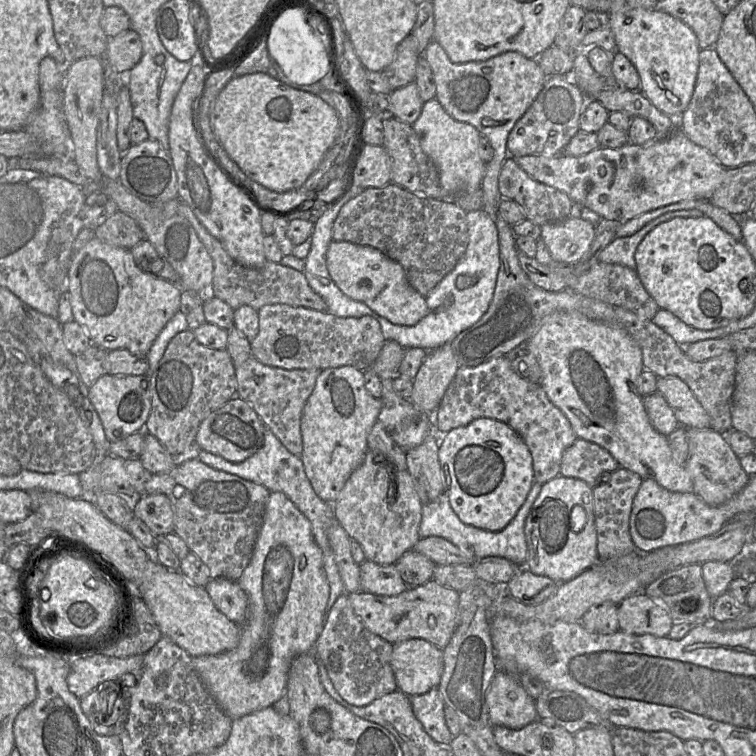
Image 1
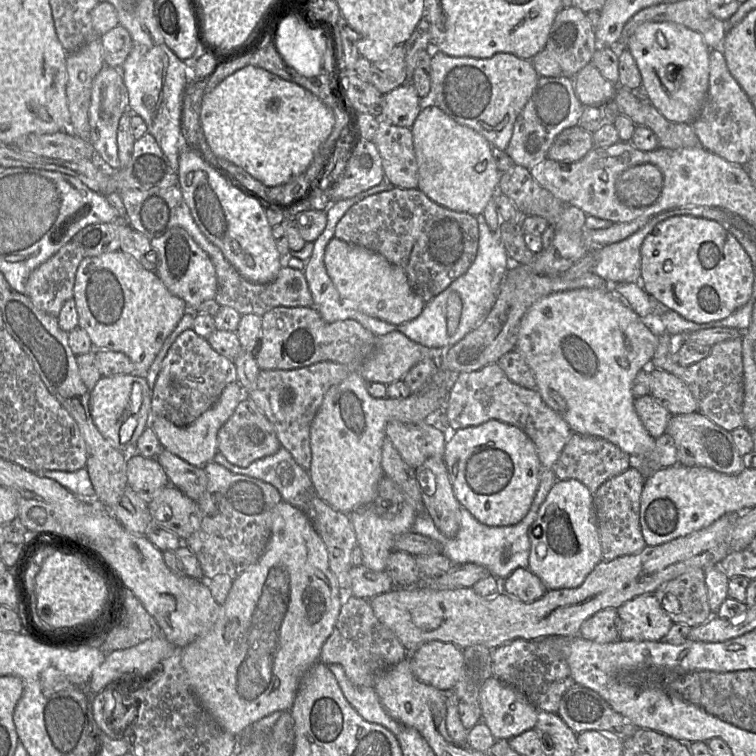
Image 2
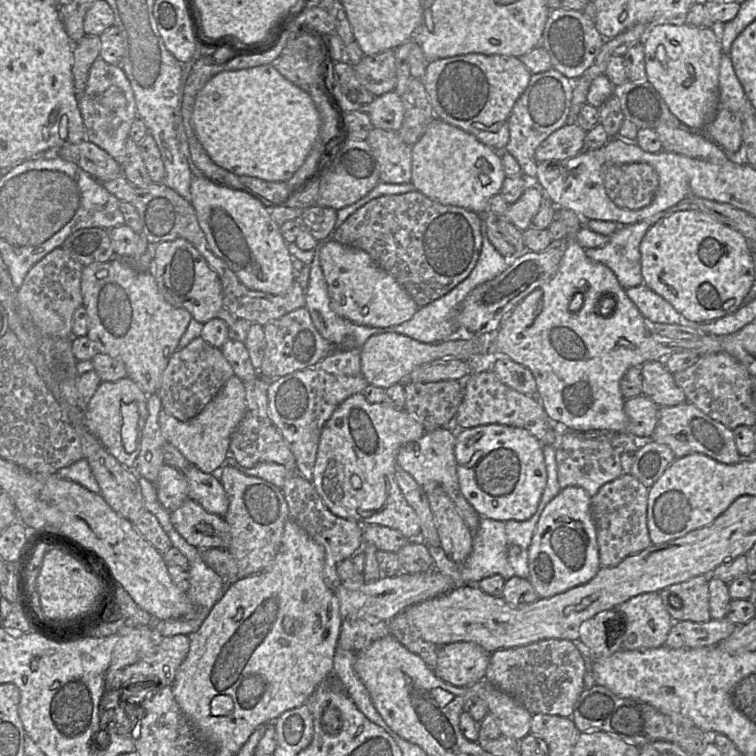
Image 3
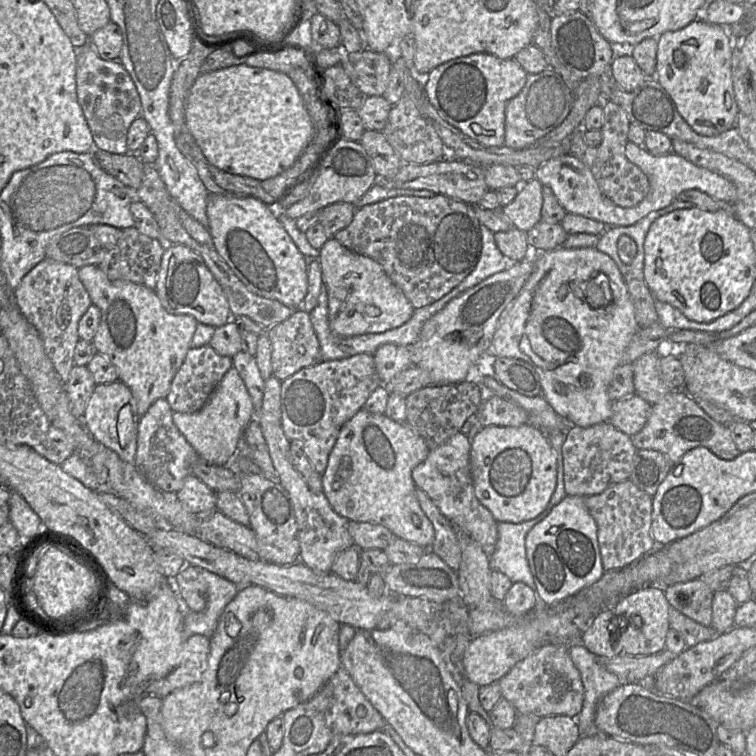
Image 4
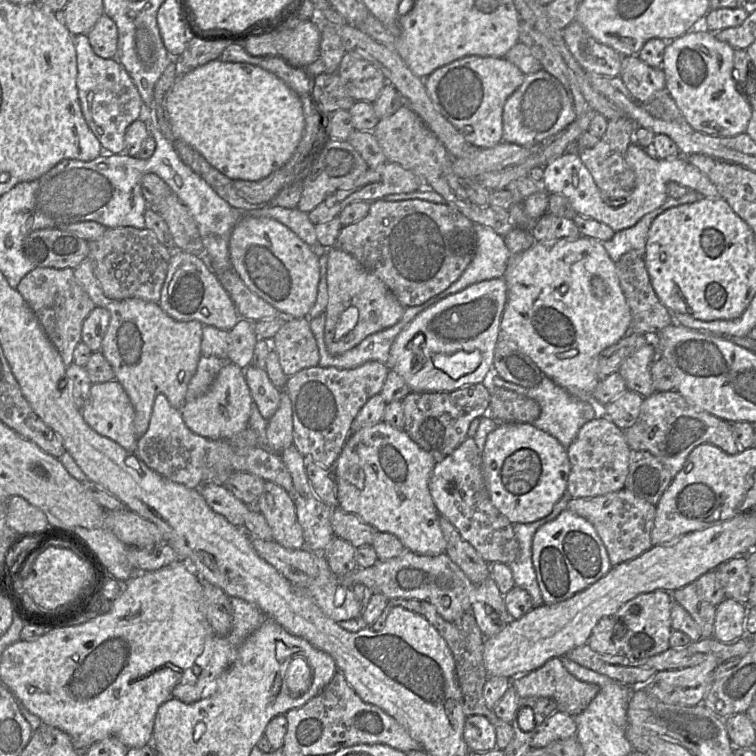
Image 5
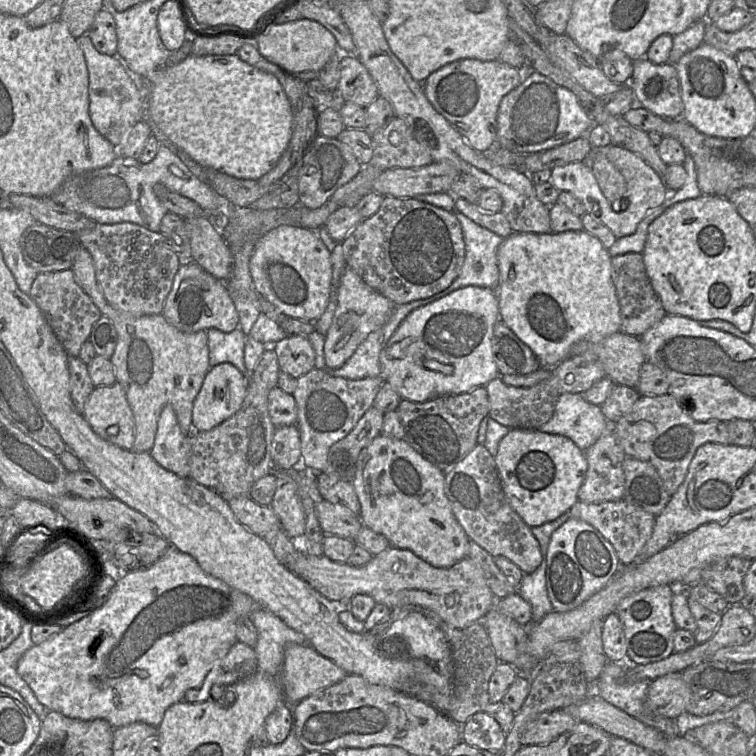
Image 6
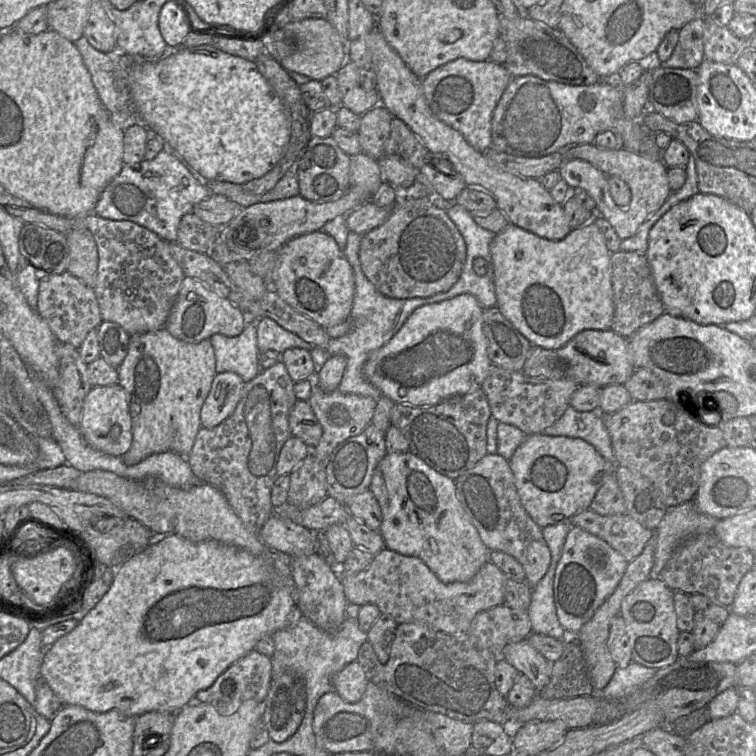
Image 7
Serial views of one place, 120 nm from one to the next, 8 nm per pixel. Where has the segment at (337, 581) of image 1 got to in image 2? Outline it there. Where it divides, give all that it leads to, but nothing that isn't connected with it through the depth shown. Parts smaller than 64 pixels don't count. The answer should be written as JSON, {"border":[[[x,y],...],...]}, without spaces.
{"border":[[[282,446],[275,454],[256,460],[245,468],[232,465],[220,453],[212,461],[233,474],[245,475],[272,485],[284,502],[305,514],[309,510],[309,502],[317,496],[308,472]]]}

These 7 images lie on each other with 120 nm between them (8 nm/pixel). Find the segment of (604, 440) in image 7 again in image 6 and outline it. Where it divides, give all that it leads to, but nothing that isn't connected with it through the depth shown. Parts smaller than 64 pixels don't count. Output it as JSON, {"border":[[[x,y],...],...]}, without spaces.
{"border":[[[564,393],[557,401],[551,419],[539,430],[565,436],[585,451],[604,433],[611,431],[611,424],[601,406],[588,402],[583,394]]]}

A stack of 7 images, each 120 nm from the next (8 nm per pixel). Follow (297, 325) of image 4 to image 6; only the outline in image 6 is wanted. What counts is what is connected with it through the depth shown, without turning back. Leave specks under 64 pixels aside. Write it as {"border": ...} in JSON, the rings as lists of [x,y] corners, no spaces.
{"border":[[[288,335],[272,347],[280,370],[296,379],[315,368],[315,351],[308,336]]]}

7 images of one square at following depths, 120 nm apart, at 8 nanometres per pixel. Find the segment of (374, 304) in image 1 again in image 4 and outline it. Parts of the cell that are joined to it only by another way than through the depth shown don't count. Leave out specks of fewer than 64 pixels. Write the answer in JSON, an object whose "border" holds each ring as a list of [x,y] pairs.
{"border":[[[334,237],[329,238],[320,248],[318,259],[327,290],[328,321],[333,333],[344,337],[382,333],[400,327],[411,318],[415,308],[375,260],[347,249]]]}

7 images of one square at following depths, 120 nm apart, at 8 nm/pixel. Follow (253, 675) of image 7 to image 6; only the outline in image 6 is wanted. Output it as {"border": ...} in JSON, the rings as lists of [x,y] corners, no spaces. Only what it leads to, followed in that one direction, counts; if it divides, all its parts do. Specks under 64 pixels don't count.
{"border":[[[236,642],[226,656],[217,661],[200,688],[195,688],[193,703],[208,700],[214,685],[233,685],[258,672],[257,655],[253,647]]]}

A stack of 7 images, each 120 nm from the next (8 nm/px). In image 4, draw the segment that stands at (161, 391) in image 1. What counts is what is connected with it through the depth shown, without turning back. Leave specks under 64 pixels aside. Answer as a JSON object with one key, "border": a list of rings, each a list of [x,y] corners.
{"border":[[[210,344],[198,348],[191,347],[183,364],[174,376],[166,397],[172,411],[191,414],[202,409],[231,367],[233,367],[232,358],[220,355]]]}

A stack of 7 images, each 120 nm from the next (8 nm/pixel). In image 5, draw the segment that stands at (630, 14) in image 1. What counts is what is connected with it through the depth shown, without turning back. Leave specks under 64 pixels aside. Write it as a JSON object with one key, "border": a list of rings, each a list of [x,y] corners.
{"border":[[[693,30],[667,41],[661,69],[665,73],[666,90],[675,100],[682,115],[696,131],[713,137],[734,137],[745,133],[752,116],[750,103],[734,80],[734,48],[716,39],[708,30]]]}

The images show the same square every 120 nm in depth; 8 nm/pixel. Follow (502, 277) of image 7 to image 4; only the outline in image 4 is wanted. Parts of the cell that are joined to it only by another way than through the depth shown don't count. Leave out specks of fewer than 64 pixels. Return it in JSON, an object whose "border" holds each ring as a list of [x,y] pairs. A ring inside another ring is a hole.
{"border":[[[559,247],[537,254],[525,285],[499,317],[498,327],[486,353],[529,363],[539,375],[542,395],[554,410],[570,425],[588,427],[610,421],[613,402],[608,395],[608,388],[614,370],[622,363],[626,346],[638,330],[627,284],[615,262],[596,248]],[[600,274],[608,278],[612,304],[604,309],[594,309],[586,304],[586,284],[590,281],[597,283],[596,276]],[[574,281],[584,281],[583,300],[573,292]]]}

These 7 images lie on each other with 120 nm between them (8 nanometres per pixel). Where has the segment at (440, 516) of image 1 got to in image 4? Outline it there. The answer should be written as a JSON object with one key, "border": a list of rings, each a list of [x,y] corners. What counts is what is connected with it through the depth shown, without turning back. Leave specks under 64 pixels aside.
{"border":[[[545,431],[544,432],[549,440],[552,448],[557,453],[557,484],[555,491],[553,492],[551,499],[546,507],[546,509],[538,515],[536,518],[527,520],[521,523],[510,523],[510,522],[498,522],[498,539],[492,554],[489,555],[489,565],[492,570],[497,570],[505,574],[512,583],[522,582],[528,585],[538,597],[536,591],[536,585],[531,573],[529,563],[526,556],[526,537],[529,531],[540,521],[542,521],[556,506],[560,503],[566,496],[565,483],[564,483],[564,467],[563,467],[563,455],[562,446],[565,441],[566,433],[563,431]]]}

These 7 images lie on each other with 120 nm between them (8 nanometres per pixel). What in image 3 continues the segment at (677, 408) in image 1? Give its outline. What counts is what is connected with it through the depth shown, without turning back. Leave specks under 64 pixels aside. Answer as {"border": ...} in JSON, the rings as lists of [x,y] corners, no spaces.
{"border":[[[649,361],[641,366],[643,395],[659,407],[670,407],[687,401],[683,390],[662,361]]]}

